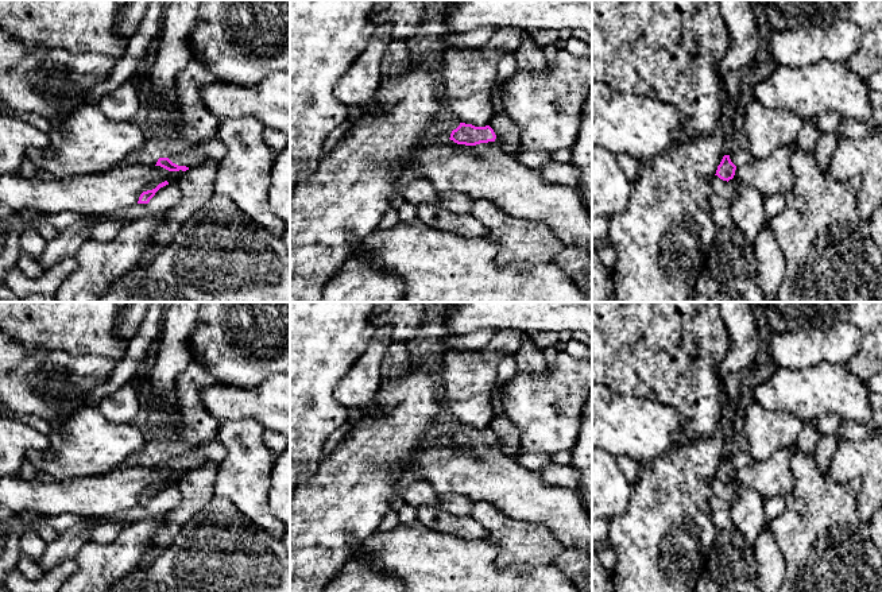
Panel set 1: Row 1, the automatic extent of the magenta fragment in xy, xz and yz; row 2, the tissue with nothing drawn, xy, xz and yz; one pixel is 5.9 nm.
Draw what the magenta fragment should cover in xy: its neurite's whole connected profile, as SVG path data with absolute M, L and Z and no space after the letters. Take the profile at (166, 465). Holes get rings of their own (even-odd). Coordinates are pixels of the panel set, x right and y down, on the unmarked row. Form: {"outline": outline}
{"outline": "M214 437L201 446L185 452L175 450L167 460L159 460L155 468L160 468L169 473L186 473L206 461L213 461L218 465L224 461L225 456L227 448Z"}

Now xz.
{"outline": "M460 425L460 427L452 433L449 441L457 446L472 448L477 453L502 452L490 427L475 429L472 426Z"}

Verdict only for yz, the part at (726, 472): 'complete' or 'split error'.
split error

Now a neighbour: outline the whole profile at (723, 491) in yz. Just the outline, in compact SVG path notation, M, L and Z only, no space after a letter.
M717 477L711 480L712 494L719 499L732 504L736 500L735 491L727 484L720 481Z

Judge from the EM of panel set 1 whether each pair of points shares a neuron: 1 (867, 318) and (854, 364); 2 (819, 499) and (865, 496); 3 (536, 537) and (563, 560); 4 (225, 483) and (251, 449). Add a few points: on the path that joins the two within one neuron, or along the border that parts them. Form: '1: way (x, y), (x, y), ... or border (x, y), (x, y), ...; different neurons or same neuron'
1: way (867, 329), (867, 351), (865, 353); same neuron
2: border (855, 494), (859, 518), (867, 525); different neurons
3: border (564, 548), (552, 564); different neurons
4: way (233, 475), (247, 461), (247, 457); same neuron

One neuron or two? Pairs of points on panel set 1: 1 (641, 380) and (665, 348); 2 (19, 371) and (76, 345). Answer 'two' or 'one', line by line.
1: one
2: two

